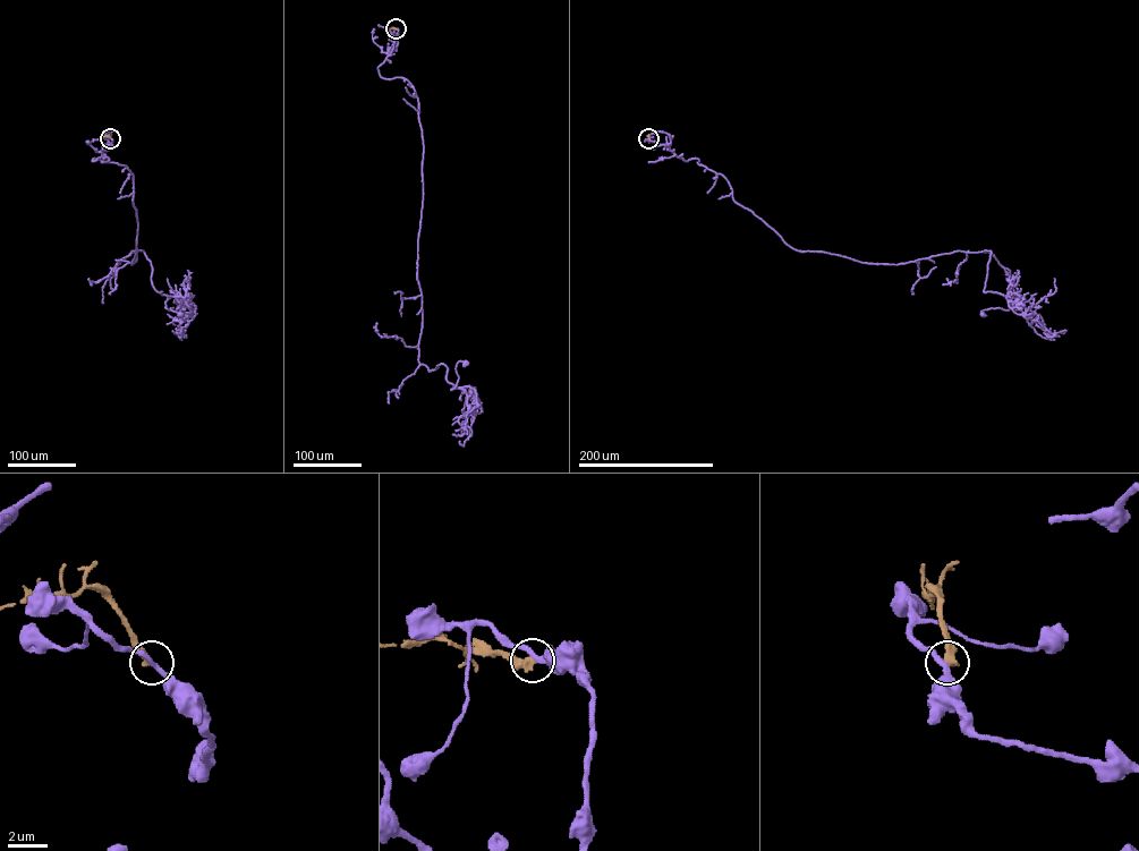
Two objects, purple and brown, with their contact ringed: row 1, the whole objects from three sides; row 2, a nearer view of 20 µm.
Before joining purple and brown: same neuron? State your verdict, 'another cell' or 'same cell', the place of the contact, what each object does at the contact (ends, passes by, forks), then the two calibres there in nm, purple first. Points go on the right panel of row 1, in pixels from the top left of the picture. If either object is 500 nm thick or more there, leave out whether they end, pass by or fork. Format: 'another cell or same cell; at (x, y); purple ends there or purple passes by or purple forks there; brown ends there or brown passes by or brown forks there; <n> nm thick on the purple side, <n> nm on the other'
another cell; at (648, 138); purple passes by; brown ends there; 260 nm thick on the purple side, 420 nm on the other

